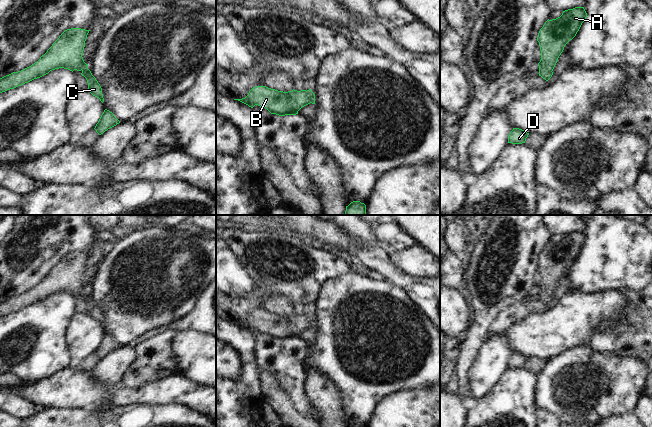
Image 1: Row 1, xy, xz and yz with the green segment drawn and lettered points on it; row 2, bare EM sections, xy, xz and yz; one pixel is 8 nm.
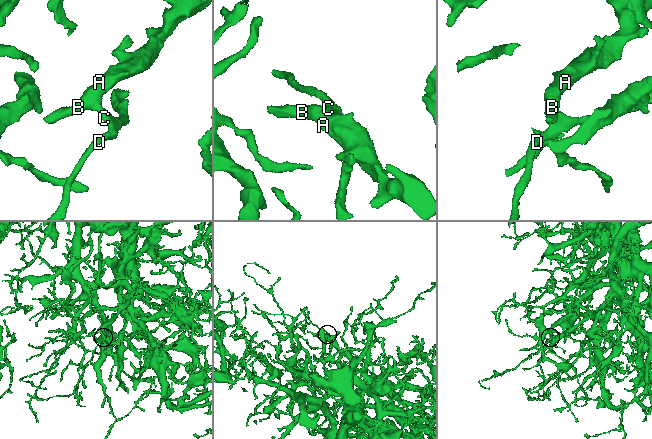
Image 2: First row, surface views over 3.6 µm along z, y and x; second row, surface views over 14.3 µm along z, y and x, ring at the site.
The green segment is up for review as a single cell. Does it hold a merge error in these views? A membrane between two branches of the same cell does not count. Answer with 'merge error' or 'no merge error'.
no merge error

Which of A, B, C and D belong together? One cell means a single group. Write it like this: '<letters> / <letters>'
A B C D

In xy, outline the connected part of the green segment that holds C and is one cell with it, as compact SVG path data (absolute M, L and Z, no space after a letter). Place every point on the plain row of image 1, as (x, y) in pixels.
M81 252L65 254L37 286L0 302L0 317L40 302L52 294L64 292L72 296L81 295L88 307L87 314L103 327L102 312L82 281L89 255Z

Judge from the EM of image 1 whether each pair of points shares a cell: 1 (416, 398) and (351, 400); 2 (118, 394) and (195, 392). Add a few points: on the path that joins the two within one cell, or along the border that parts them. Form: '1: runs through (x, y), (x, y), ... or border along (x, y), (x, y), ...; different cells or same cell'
1: border along (404, 390), (386, 395), (371, 416); different cells
2: runs through (137, 394), (176, 391); same cell

